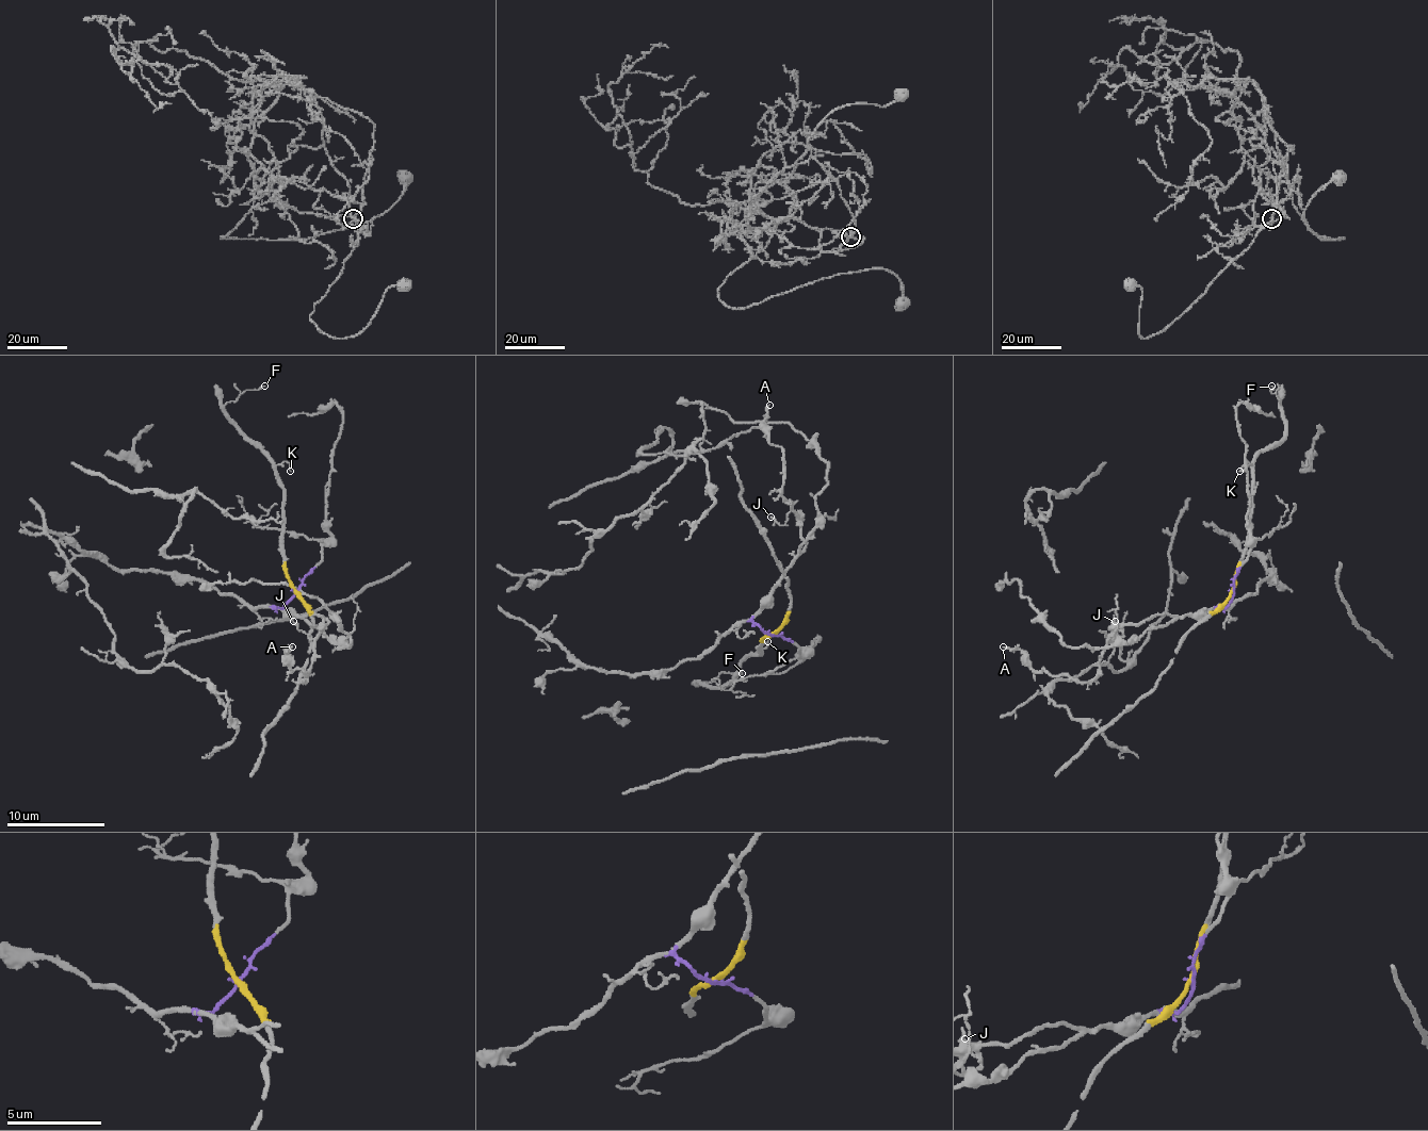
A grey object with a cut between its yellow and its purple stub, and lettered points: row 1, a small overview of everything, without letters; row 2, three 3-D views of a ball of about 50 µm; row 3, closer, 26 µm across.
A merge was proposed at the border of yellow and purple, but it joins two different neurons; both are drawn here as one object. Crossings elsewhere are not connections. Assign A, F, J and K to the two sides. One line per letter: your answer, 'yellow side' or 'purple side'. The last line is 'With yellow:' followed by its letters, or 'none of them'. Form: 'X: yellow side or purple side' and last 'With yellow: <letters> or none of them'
A: purple side
F: yellow side
J: purple side
K: yellow side
With yellow: F, K

